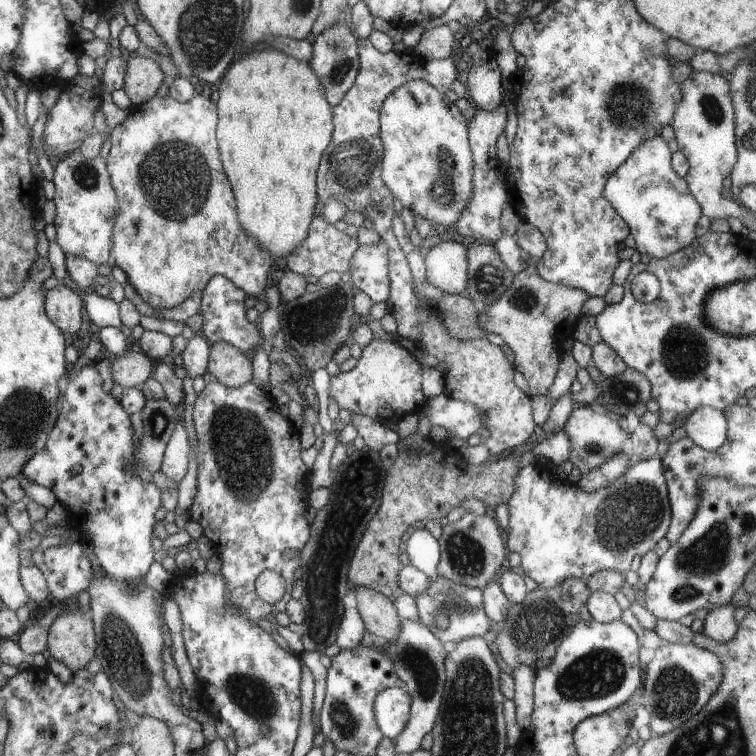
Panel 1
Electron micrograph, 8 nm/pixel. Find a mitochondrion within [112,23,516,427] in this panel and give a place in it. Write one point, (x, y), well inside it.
(172, 185)

